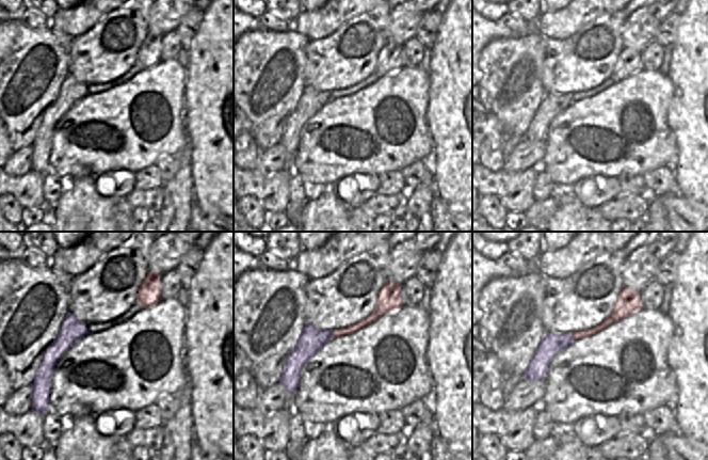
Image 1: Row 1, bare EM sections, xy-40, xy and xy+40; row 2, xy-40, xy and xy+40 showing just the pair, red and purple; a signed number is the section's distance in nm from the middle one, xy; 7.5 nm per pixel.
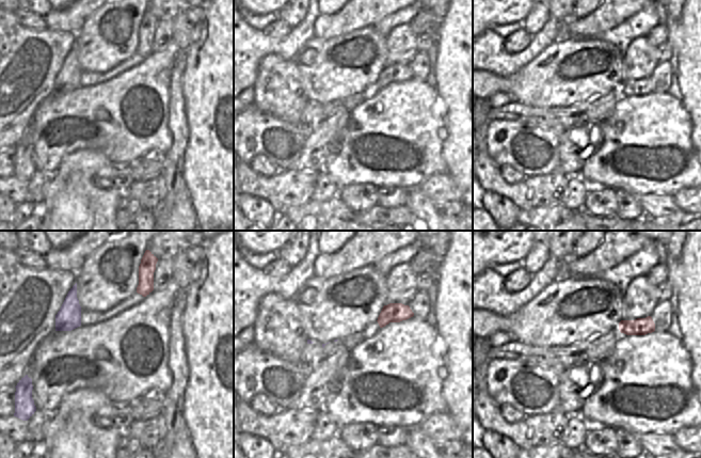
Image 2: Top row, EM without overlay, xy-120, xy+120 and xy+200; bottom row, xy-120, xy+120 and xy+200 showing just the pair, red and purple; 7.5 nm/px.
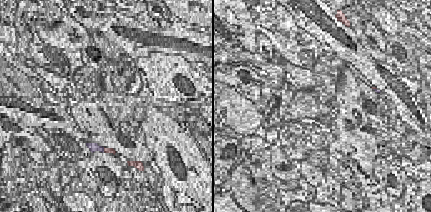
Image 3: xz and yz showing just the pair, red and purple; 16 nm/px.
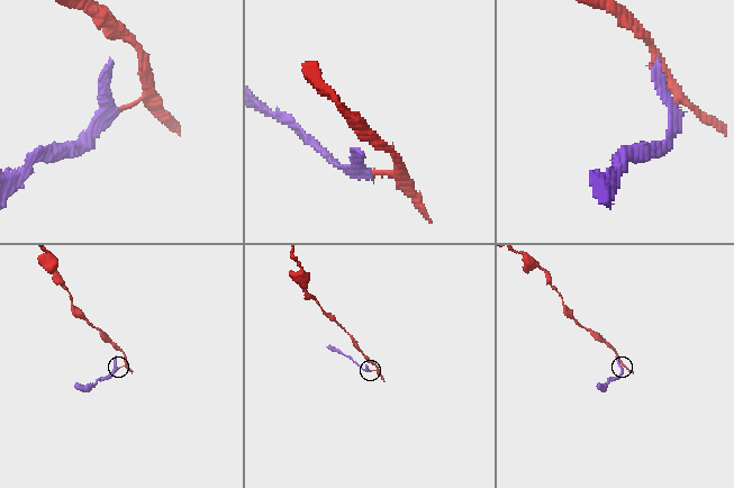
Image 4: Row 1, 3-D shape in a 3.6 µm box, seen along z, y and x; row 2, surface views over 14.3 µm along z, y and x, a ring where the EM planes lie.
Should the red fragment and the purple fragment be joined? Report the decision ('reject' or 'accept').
reject

